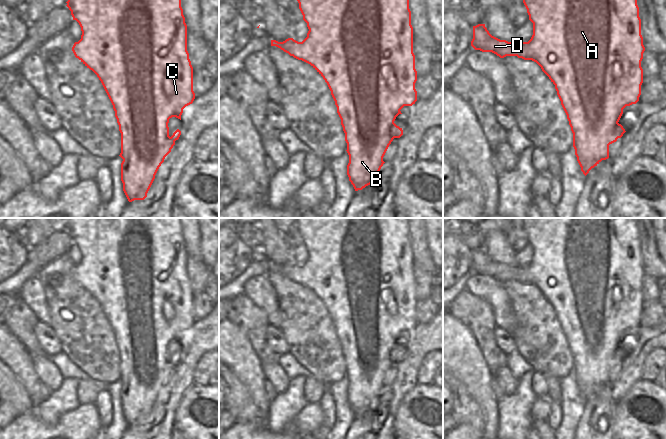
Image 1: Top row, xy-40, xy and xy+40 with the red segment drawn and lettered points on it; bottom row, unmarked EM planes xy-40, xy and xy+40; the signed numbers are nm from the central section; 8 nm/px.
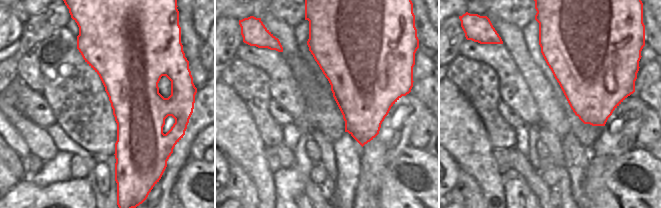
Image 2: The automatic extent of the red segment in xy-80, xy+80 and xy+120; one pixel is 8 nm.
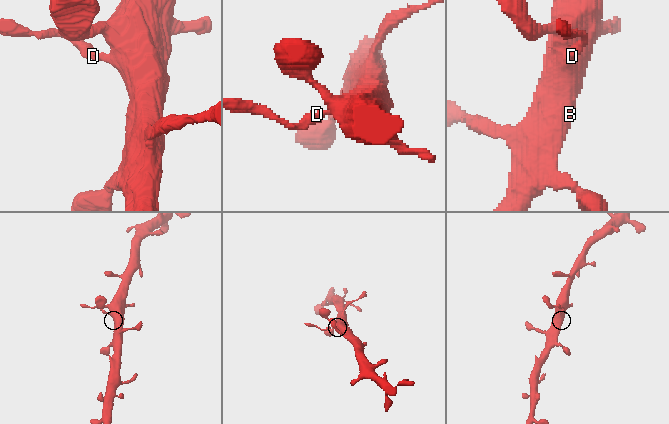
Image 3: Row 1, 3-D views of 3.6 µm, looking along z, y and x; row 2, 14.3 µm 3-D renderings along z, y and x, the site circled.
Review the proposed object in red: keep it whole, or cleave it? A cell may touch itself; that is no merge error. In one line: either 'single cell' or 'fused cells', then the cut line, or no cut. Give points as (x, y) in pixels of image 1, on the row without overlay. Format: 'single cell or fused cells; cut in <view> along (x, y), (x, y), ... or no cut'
fused cells; cut in xy along (283, 265), (290, 267), (288, 274), (292, 279)

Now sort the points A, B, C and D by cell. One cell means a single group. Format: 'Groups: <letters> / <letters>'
Groups: A B C / D

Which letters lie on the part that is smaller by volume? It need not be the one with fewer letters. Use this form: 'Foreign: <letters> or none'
Foreign: D

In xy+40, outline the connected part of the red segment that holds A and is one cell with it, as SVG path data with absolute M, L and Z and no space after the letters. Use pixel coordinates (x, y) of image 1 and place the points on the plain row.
M523 218L523 227L527 233L529 244L533 247L533 259L528 266L515 265L523 275L517 281L536 286L555 309L557 319L567 339L573 357L573 371L577 385L581 391L581 395L586 400L602 384L609 382L609 369L616 366L626 356L623 350L618 347L623 338L623 333L626 330L636 328L641 319L641 309L643 307L641 285L645 271L641 259L641 243L639 241L637 223L635 218Z

